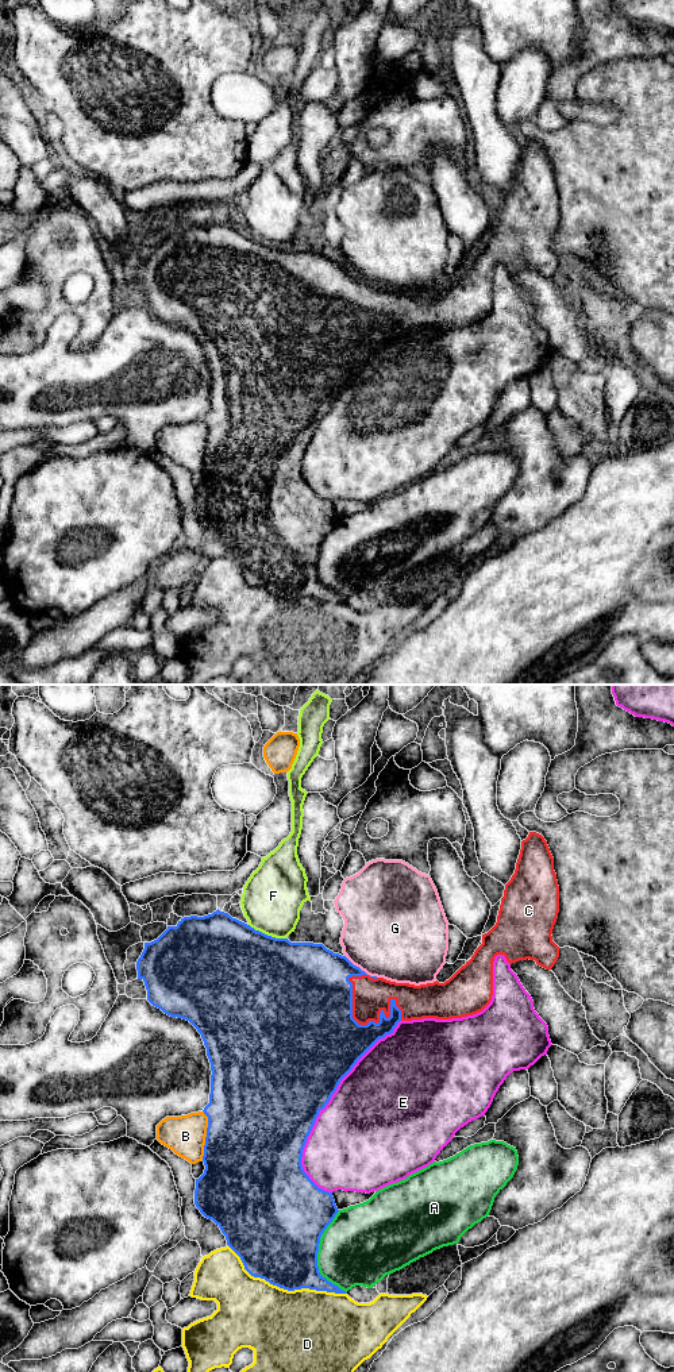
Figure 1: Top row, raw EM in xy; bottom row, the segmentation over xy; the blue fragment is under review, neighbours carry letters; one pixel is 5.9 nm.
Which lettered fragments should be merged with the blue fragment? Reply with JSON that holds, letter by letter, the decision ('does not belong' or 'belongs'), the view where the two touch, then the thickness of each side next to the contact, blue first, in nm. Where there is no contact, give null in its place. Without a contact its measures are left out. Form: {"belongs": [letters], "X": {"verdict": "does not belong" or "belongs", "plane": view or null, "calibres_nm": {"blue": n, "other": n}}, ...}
{"belongs": ["C"], "A": {"verdict": "does not belong", "plane": "xy", "calibres_nm": {"blue": 500, "other": 440}}, "B": {"verdict": "does not belong", "plane": "xy", "calibres_nm": {"blue": 500, "other": 240}}, "C": {"verdict": "belongs", "plane": "xy", "calibres_nm": {"blue": 340, "other": 220}}, "D": {"verdict": "does not belong", "plane": "xy", "calibres_nm": {"blue": 440, "other": 480}}, "E": {"verdict": "does not belong", "plane": "xy", "calibres_nm": {"blue": 500, "other": 500}}, "F": {"verdict": "does not belong", "plane": "xy", "calibres_nm": {"blue": 500, "other": 360}}, "G": {"verdict": "does not belong", "plane": "xy", "calibres_nm": {"blue": 360, "other": 500}}}

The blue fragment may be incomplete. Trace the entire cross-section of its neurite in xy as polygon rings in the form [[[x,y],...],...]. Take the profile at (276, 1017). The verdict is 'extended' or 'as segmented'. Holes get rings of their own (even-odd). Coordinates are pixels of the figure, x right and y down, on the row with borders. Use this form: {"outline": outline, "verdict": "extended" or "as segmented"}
{"outline": [[[529,832],[528,837],[521,841],[520,855],[516,863],[515,874],[505,885],[504,897],[497,916],[496,925],[482,934],[482,944],[465,966],[462,966],[448,980],[438,980],[427,984],[396,983],[384,978],[370,976],[359,967],[354,966],[346,956],[334,953],[323,944],[313,943],[290,943],[288,939],[276,939],[250,925],[232,918],[228,913],[219,909],[212,914],[197,917],[184,917],[176,926],[167,929],[154,941],[145,943],[145,949],[136,961],[138,979],[145,982],[147,1001],[161,1009],[170,1017],[189,1021],[201,1034],[207,1048],[207,1056],[211,1063],[211,1094],[209,1103],[204,1107],[208,1117],[207,1137],[204,1145],[203,1161],[204,1173],[196,1179],[195,1205],[200,1213],[212,1219],[226,1236],[227,1245],[240,1257],[244,1269],[254,1277],[261,1277],[280,1288],[294,1291],[309,1288],[335,1294],[347,1294],[338,1286],[328,1282],[319,1272],[317,1252],[320,1237],[338,1214],[332,1192],[319,1188],[301,1165],[303,1149],[307,1138],[315,1125],[319,1111],[326,1107],[332,1094],[336,1091],[340,1080],[353,1070],[357,1061],[386,1034],[393,1033],[400,1021],[412,1021],[423,1018],[451,1020],[462,1018],[482,1011],[492,1001],[493,995],[493,961],[497,955],[504,955],[509,964],[519,960],[535,960],[538,966],[551,970],[559,957],[559,947],[552,941],[552,929],[559,913],[559,886],[554,871],[554,858],[550,852],[544,837],[536,832]]], "verdict": "extended"}

